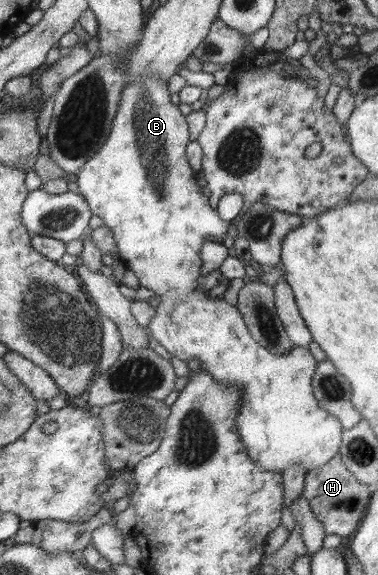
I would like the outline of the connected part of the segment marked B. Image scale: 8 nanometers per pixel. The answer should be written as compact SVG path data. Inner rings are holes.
M140 74L140 76L134 78L122 92L122 100L119 103L118 114L115 117L110 138L107 139L107 142L102 146L102 150L98 151L98 154L91 158L91 160L88 160L88 163L76 174L78 191L82 192L83 196L86 197L91 207L91 212L95 213L95 216L100 216L104 220L104 225L112 230L112 234L120 250L120 260L125 267L127 267L126 270L134 272L139 282L141 282L140 287L152 290L155 297L160 299L159 307L155 308L156 315L151 319L151 323L149 323L151 336L171 353L172 356L177 356L177 358L186 362L191 360L191 358L199 358L199 360L201 360L201 369L208 370L215 377L215 380L218 380L224 385L239 387L242 390L241 412L239 413L236 423L239 436L242 437L242 441L246 444L247 452L250 453L250 457L256 464L259 464L260 467L268 471L278 473L285 471L287 467L294 467L295 465L306 468L307 471L321 467L322 464L329 462L340 452L341 434L343 434L344 428L341 428L342 424L338 417L331 415L318 405L318 400L314 396L313 378L314 372L318 368L318 360L316 360L316 357L309 348L297 346L287 354L271 354L271 352L263 348L260 344L257 344L252 338L237 306L227 304L223 298L213 299L213 297L209 295L209 292L199 290L198 280L201 278L201 268L203 264L200 257L201 245L209 240L209 238L211 238L211 240L213 240L213 238L225 238L225 236L227 236L227 230L229 230L230 222L221 220L219 214L217 214L217 210L215 210L213 206L209 208L210 202L207 202L207 198L205 198L205 196L201 194L201 190L199 190L200 186L197 186L197 182L195 182L195 172L191 170L190 161L186 156L187 145L192 141L189 140L189 129L189 121L185 120L185 116L179 112L179 108L173 106L171 100L169 100L166 80L164 80L164 78L158 78L158 76L150 76L150 74Z

